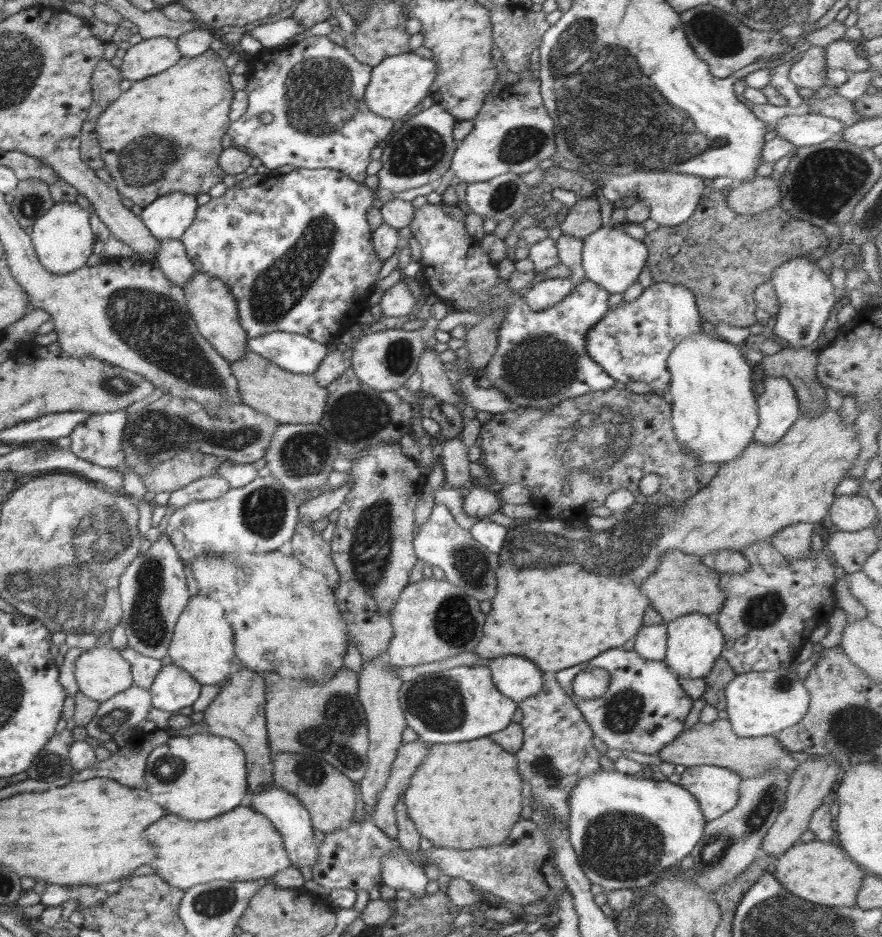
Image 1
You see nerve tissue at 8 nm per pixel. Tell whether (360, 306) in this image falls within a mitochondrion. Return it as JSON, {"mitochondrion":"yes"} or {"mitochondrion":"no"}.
{"mitochondrion":"no"}

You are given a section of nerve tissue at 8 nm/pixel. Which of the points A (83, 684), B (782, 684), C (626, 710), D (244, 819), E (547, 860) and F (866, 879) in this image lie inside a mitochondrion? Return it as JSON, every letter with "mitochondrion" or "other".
{"A":"other","B":"mitochondrion","C":"mitochondrion","D":"other","E":"other","F":"other"}

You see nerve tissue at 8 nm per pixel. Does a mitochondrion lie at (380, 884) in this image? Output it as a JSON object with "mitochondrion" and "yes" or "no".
{"mitochondrion":"no"}

